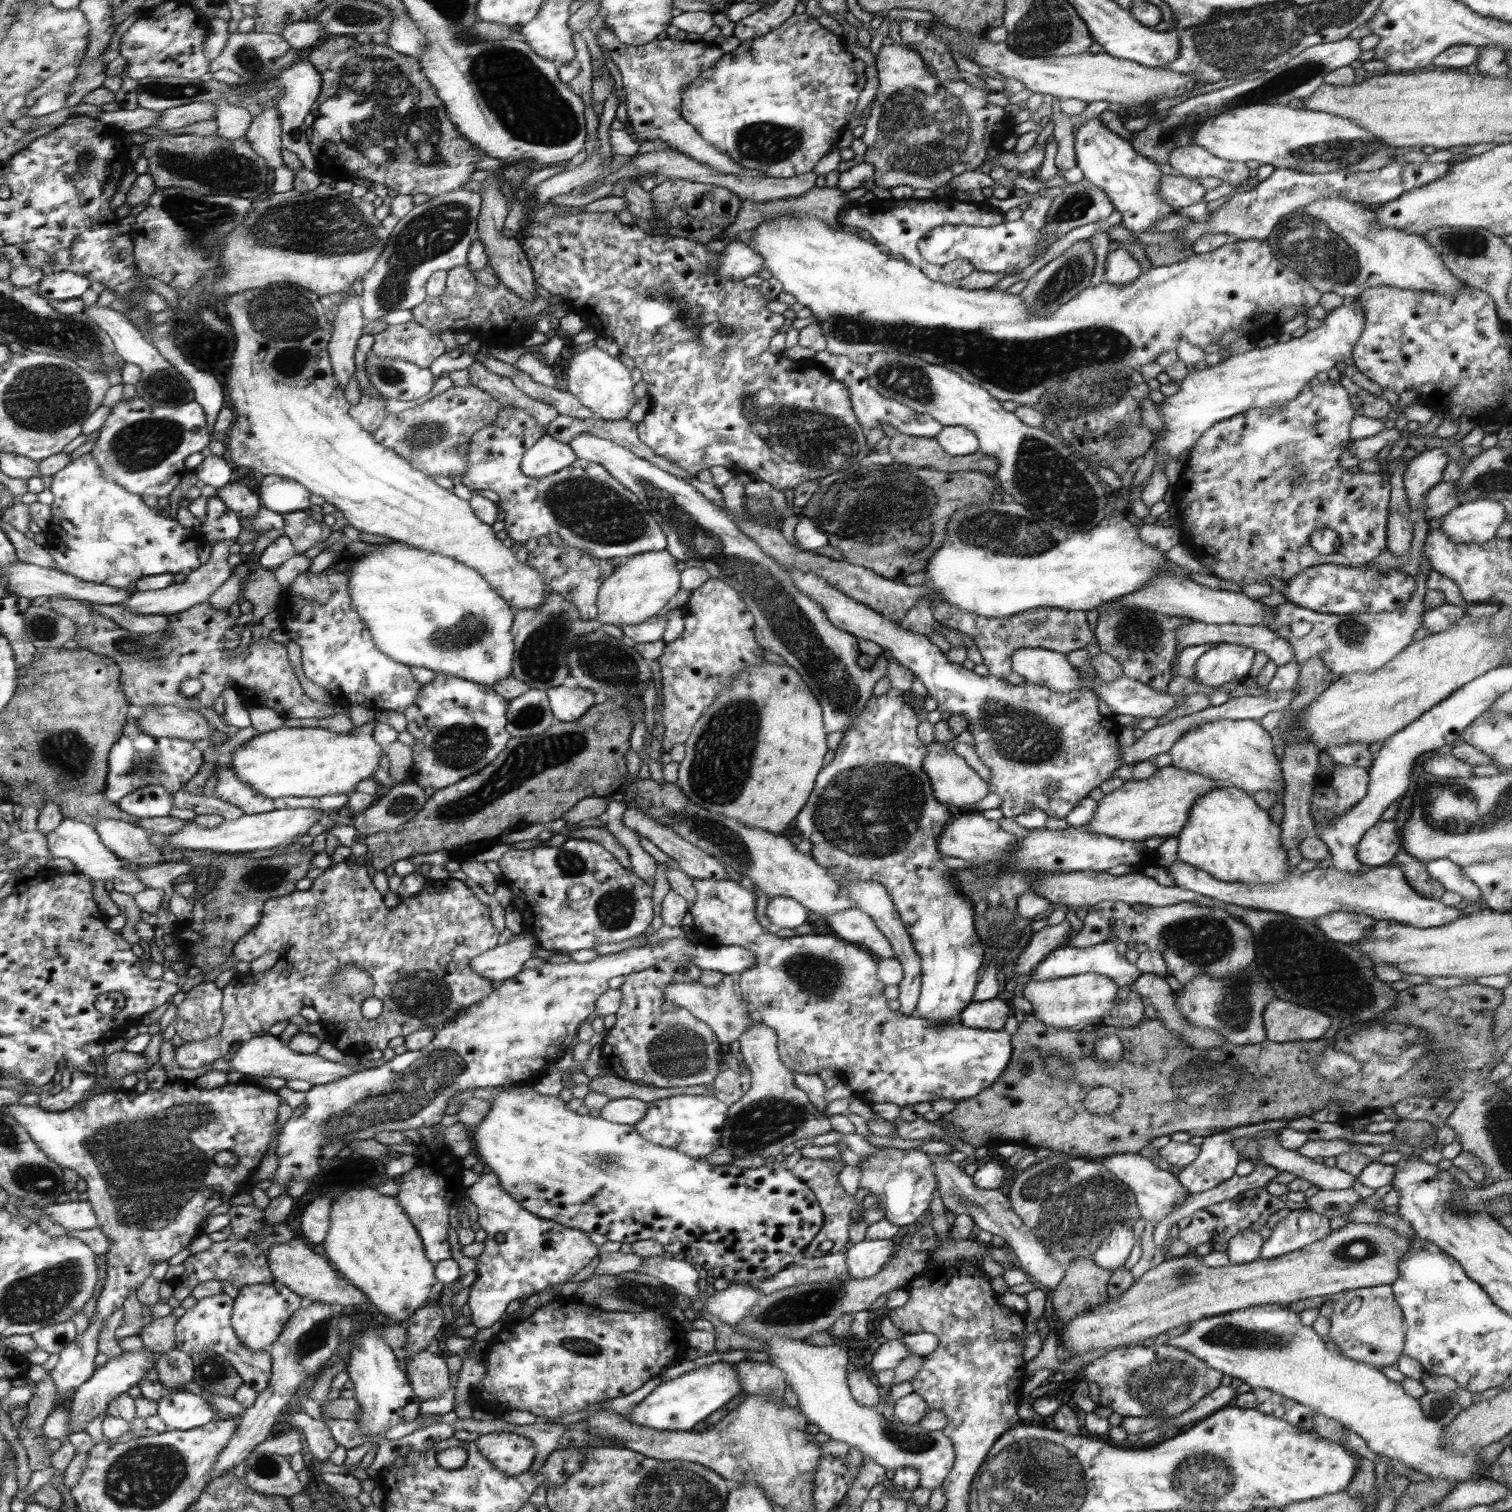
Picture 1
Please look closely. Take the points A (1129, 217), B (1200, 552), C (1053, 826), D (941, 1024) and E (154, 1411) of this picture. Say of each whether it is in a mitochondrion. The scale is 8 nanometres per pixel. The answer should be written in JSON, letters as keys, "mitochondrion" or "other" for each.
{"A":"other","B":"other","C":"other","D":"other","E":"other"}

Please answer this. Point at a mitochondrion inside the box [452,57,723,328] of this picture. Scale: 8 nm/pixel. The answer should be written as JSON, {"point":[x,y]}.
{"point":[647,293]}

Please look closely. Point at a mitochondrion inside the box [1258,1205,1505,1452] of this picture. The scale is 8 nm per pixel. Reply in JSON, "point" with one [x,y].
{"point":[1354,1251]}

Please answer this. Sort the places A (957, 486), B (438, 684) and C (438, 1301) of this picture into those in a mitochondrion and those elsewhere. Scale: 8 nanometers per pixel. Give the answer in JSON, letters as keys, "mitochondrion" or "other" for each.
{"A":"other","B":"other","C":"other"}

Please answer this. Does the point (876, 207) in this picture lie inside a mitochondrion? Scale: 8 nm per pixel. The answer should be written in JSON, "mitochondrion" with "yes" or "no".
{"mitochondrion":"no"}

